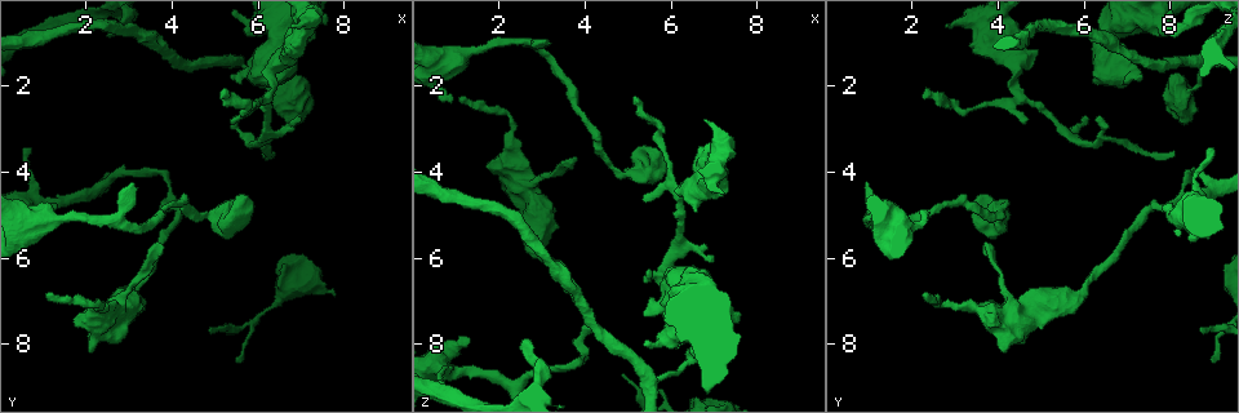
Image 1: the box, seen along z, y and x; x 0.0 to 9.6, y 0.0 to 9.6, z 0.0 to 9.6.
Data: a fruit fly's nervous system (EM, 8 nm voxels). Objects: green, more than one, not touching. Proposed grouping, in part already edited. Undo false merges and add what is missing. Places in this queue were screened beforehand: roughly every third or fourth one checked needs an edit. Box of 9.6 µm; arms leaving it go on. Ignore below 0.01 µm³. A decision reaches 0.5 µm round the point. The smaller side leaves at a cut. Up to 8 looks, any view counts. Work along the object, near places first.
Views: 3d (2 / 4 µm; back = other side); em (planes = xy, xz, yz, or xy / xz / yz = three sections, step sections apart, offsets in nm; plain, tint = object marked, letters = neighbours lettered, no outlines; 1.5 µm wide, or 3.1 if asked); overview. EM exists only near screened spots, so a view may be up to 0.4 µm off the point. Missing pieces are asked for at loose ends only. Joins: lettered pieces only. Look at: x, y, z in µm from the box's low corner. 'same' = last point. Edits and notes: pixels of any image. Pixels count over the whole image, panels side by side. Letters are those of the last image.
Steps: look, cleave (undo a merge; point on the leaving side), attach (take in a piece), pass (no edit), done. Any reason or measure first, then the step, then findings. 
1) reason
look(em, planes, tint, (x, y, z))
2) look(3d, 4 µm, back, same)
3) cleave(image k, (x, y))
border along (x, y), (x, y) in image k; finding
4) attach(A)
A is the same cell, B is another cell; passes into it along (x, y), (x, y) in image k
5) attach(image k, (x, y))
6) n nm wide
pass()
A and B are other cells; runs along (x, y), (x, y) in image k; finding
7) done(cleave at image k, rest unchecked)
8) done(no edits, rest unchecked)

free end
look(3d, 2 µm, (4.80, 7.60, 8.65))

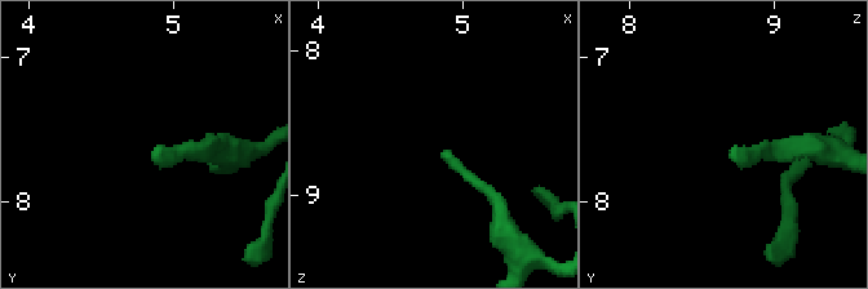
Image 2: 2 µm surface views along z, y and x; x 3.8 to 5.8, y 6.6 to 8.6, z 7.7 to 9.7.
look(em, planes, plain, (4.88, 7.60, 8.72))

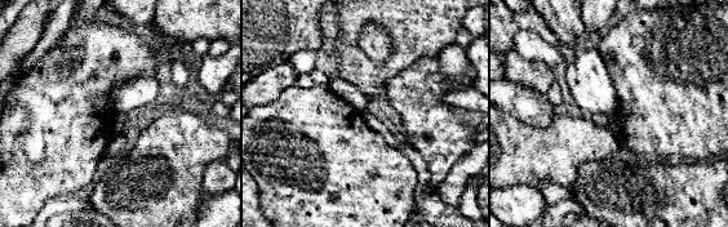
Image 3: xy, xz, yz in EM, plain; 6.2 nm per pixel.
look(em, planes, letters, same)

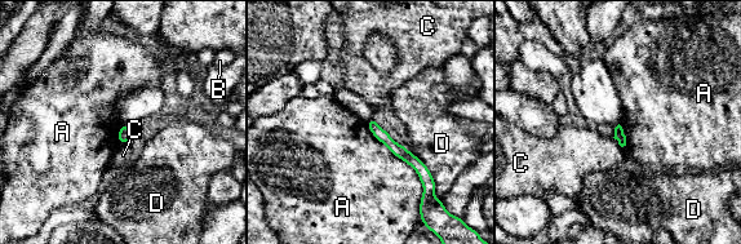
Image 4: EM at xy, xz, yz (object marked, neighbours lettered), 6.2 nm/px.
70 nm wide
pass()
A, B, C and D are other cells; runs along (371, 124), (427, 174) in image 4; none of them fits

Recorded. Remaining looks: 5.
sharp bend
look(3d, 2 µm, back, (3.90, 4.35, 8.30))

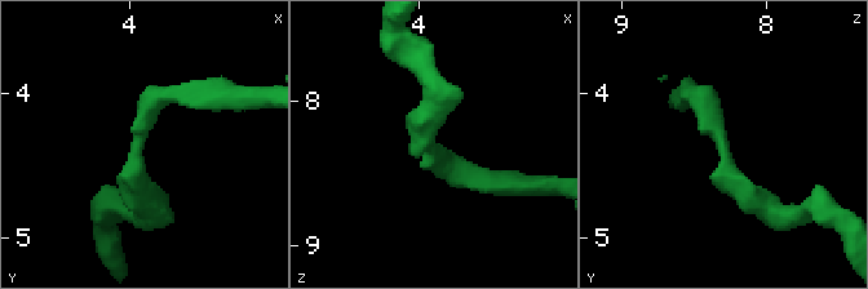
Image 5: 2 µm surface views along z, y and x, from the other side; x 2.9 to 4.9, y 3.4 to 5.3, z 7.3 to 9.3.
now the EM
look(em, planes, tint, (3.92, 4.38, 8.34))

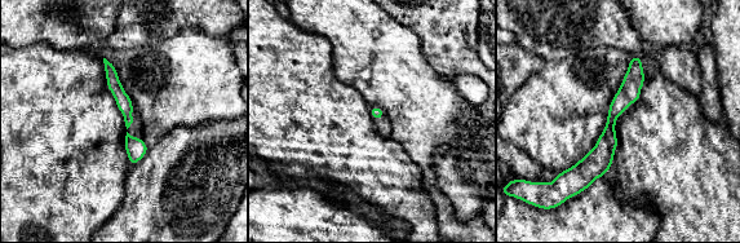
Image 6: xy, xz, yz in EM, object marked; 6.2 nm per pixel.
what lies round it
look(em, planes, letters, same)

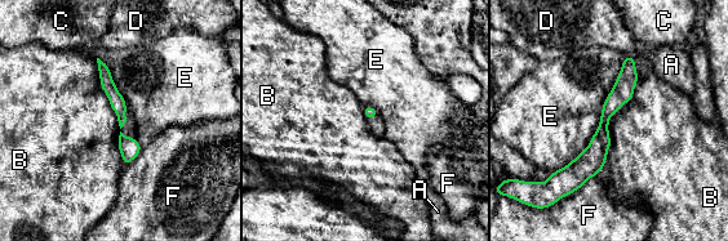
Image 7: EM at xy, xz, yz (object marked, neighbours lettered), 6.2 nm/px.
pass()
A, B, C, D, E and F are other cells; runs along (631, 58), (598, 150), (573, 184) in image 7; continuous, no second neuron

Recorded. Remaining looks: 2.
sudden change in width
look(3d, 2 µm, (5.10, 5.05, 4.05))

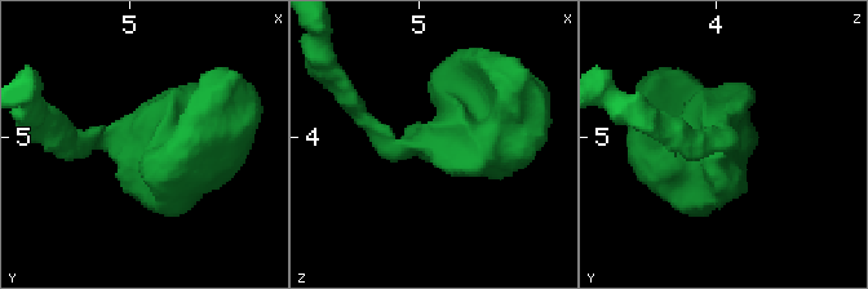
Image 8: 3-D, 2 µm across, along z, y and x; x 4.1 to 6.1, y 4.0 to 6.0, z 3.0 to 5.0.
now the EM
look(em, xy, step 4, letters, (5.04, 5.08, 4.00))

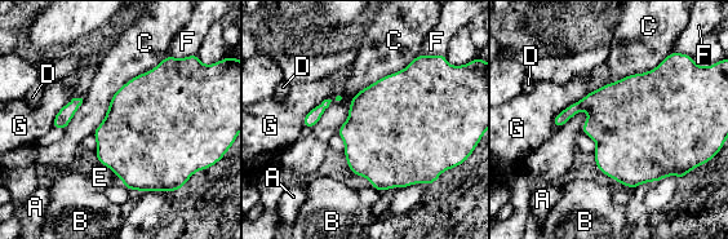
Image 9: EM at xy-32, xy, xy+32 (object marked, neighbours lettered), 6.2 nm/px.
pass()
A, B, C, D, E, F and G are other cells; border along (97, 158), (119, 177) in image 9; continuous, no second neuron

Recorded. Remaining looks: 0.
done(no edits, rest unchecked)

